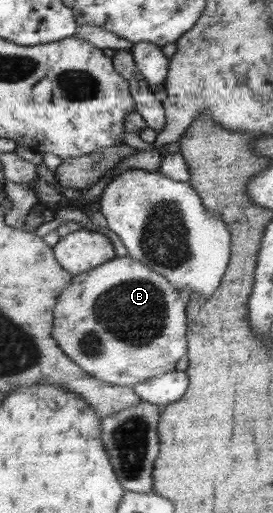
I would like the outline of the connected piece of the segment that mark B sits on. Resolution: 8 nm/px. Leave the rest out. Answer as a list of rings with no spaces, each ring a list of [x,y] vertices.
[[[129,255],[113,258],[112,261],[105,262],[104,265],[97,266],[94,270],[73,276],[72,283],[69,284],[68,289],[65,289],[64,293],[61,294],[57,305],[55,305],[55,309],[53,309],[55,314],[52,338],[57,342],[57,346],[59,346],[69,358],[73,359],[73,362],[78,363],[85,371],[93,375],[93,378],[101,379],[103,382],[112,385],[131,387],[148,378],[175,371],[175,364],[179,362],[179,358],[187,354],[188,338],[185,338],[185,334],[188,334],[188,312],[185,312],[185,310],[188,310],[187,306],[189,306],[189,300],[190,296],[175,290],[173,285],[169,283],[163,275],[157,274],[156,271],[153,271],[141,261],[131,258]]]

